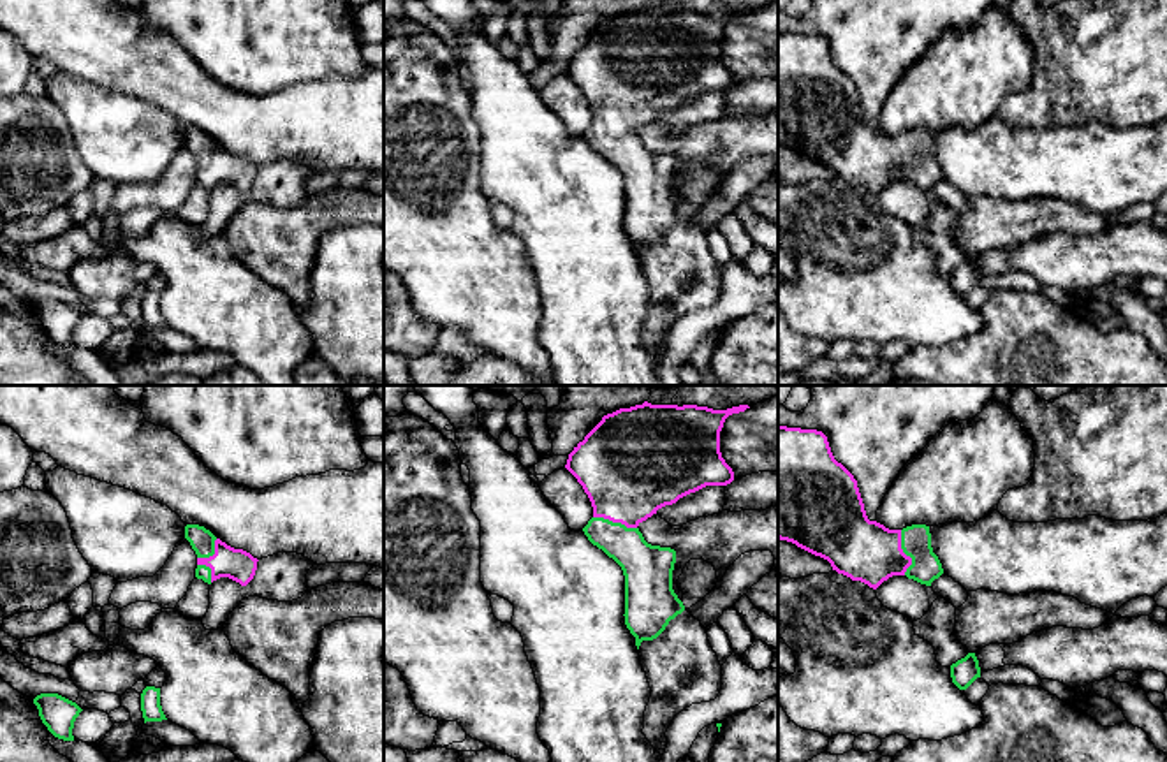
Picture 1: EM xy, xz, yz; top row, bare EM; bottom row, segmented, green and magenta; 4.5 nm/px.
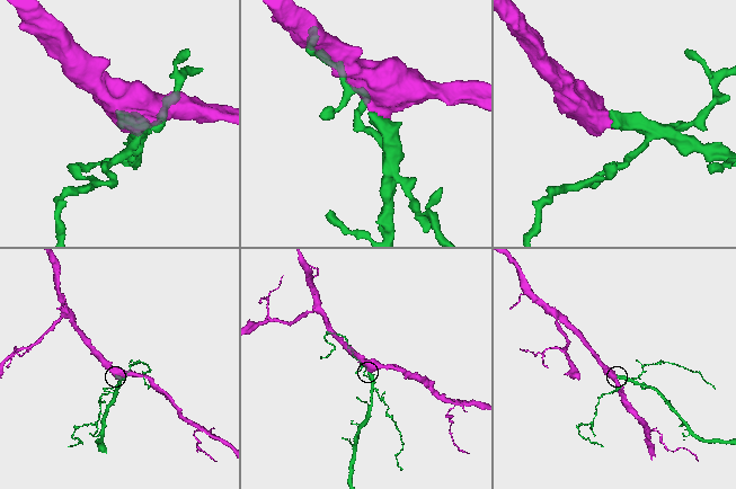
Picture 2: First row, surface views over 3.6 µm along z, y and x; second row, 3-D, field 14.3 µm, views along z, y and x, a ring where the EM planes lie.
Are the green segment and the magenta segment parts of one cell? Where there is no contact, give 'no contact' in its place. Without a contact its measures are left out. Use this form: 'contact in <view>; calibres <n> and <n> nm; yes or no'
contact in yz; calibres 140 and 280 nm; yes

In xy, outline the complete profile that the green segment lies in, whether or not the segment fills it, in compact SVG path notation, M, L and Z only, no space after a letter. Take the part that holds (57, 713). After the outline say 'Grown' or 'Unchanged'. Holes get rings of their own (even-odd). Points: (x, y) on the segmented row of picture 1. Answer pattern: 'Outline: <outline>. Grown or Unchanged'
Outline: M40 693L33 699L39 716L48 730L63 741L74 741L74 722L83 711L76 702L58 693Z. Unchanged

